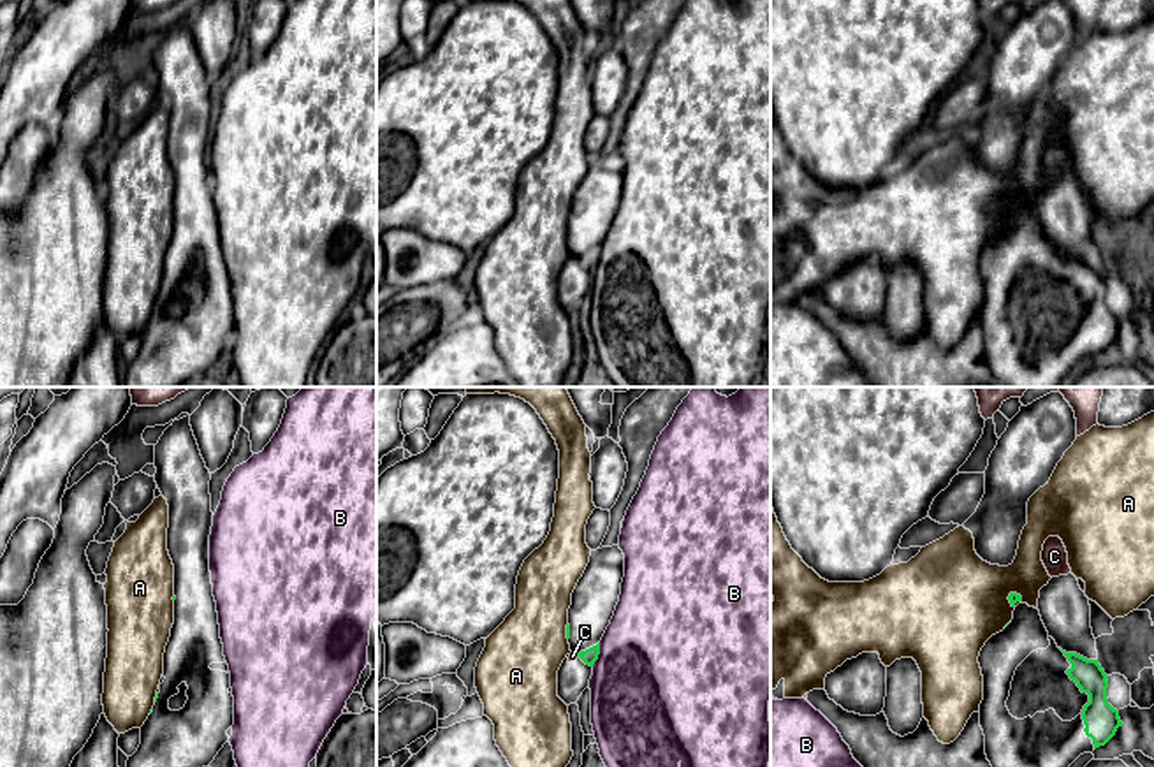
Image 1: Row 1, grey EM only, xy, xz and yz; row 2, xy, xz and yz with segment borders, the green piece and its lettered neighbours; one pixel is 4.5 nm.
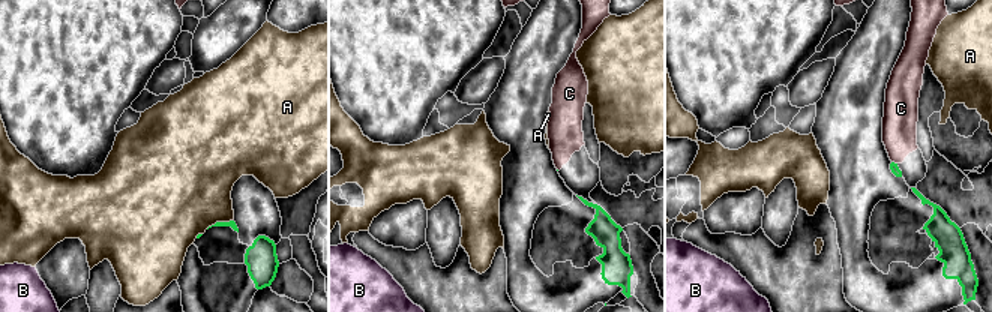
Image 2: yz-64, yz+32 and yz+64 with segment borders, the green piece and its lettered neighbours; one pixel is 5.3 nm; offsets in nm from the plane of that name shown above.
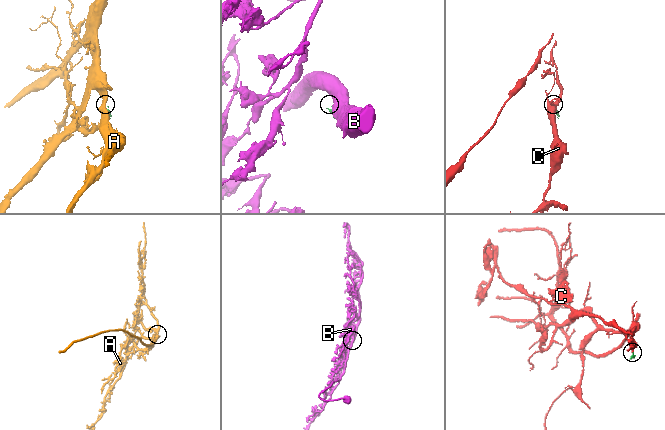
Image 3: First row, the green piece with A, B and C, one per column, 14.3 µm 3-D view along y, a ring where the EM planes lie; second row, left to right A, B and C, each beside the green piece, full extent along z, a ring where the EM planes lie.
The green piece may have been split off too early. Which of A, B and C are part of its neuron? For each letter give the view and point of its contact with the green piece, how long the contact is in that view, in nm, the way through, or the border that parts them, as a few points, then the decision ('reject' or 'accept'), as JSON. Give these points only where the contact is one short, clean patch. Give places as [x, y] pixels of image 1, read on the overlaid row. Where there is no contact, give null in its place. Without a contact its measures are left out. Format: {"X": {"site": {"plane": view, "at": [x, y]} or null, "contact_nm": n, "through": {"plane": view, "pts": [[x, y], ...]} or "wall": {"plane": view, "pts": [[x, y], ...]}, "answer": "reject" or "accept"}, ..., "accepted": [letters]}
{"A": {"site": {"plane": "yz", "at": [1008, 598]}, "contact_nm": 80, "answer": "reject"}, "B": {"site": {"plane": "xz", "at": [598, 653]}, "contact_nm": 120, "answer": "reject"}, "C": {"site": {"plane": "xz", "at": [577, 655]}, "contact_nm": 30, "wall": {"plane": "xz", "pts": [[576, 653], [579, 657]]}, "answer": "reject"}, "accepted": []}

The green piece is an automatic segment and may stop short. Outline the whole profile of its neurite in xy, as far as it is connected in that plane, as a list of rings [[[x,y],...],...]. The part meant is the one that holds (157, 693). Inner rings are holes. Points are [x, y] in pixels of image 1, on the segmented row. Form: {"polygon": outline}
{"polygon": [[[190,415],[160,436],[155,468],[169,505],[174,623],[155,705],[127,767],[208,767],[232,735],[234,697],[209,572],[211,473]]]}

